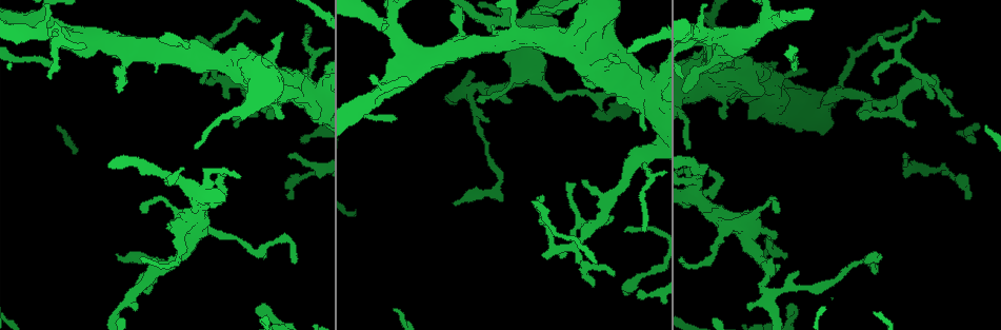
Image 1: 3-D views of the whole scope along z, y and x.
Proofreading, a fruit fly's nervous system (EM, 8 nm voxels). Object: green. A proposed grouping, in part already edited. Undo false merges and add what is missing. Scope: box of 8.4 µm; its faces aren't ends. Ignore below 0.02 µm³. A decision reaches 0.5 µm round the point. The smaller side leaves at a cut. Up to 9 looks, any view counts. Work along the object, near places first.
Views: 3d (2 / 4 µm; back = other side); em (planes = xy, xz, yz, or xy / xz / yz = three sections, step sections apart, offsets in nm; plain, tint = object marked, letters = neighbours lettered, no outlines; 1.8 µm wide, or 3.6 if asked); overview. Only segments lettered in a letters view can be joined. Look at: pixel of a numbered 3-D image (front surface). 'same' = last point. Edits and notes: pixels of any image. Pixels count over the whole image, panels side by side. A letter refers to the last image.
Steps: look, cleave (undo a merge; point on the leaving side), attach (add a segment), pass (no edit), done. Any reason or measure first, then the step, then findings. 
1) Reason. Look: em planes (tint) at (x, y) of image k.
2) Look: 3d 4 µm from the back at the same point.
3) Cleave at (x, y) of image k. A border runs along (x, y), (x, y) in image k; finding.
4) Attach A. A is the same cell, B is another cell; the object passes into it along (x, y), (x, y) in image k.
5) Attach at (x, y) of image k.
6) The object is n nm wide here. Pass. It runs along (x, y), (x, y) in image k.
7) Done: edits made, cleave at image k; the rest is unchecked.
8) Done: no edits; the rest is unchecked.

Tapers out. Look: 3d 4 µm at (259, 22) of image 1.

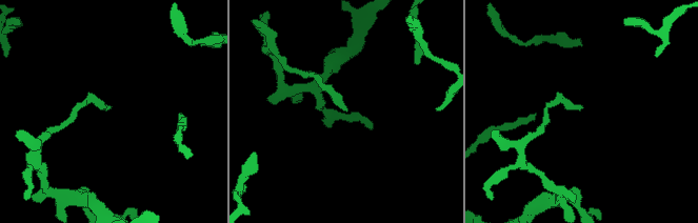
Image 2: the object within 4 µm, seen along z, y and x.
Now the EM. Look: em xy step 16 (letters) at (345, 109) of image 2.

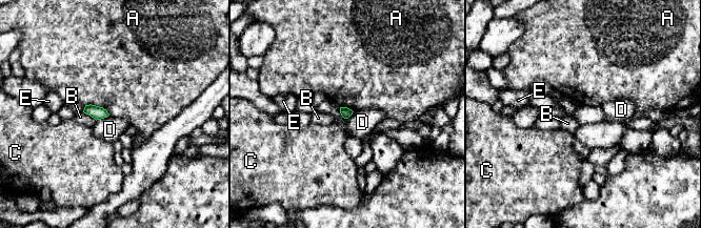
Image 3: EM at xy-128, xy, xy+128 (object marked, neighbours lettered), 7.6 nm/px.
Another direction. Look: em planes (letters) at the same point.

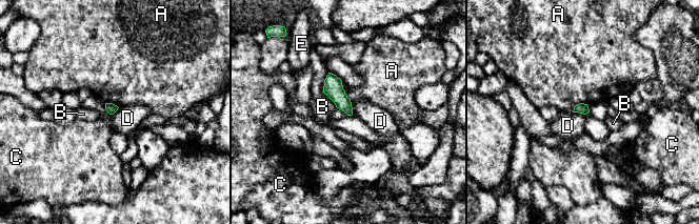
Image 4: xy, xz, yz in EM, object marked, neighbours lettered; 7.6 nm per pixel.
Pass. A, B, C, D and E are other cells; a border runs along (573, 112), (585, 115) in image 4; none of them fits.

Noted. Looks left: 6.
Tapers out. Look: em yz step 8 (letters) at (971, 193) of image 1.

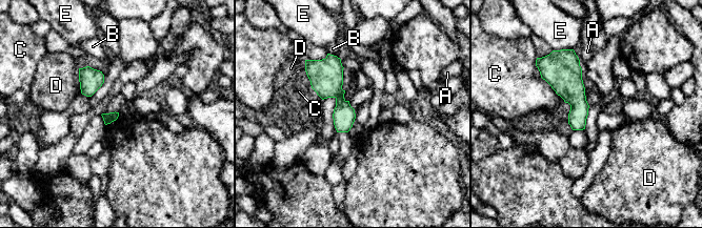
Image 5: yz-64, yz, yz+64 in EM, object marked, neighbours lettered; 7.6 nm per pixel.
Pass. A, B, C, D and E are other cells; a border runs along (78, 68), (78, 81), (81, 92) in image 5; no lettered segment goes on from it.

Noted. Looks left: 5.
An open end. Look: em planes (letters) at (259, 307) of image 1.

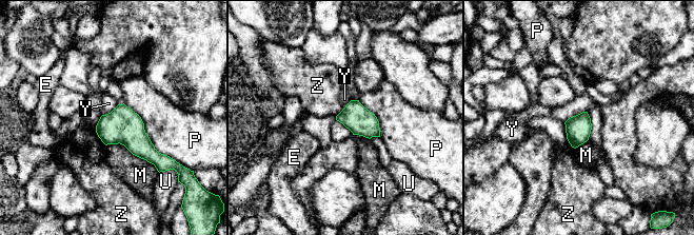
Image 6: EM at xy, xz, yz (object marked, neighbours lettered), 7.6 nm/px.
The longest contact is with P, 550 nm. Pass. E, M, P, U, Y and Z are other cells; a border runs along (587, 111), (571, 116), (564, 122) in image 6; no lettered segment goes on from it.

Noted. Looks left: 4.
Calibre changes. Look: em planes (letters) at (638, 85) of image 1.

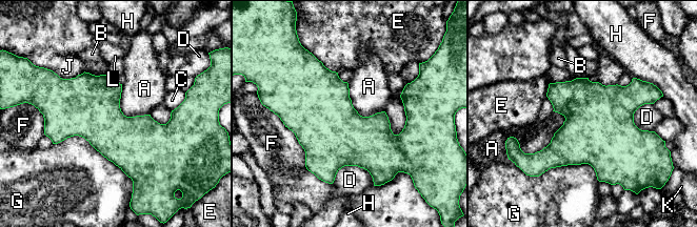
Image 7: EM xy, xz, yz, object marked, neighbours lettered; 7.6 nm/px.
Pass. A, B, C, D, E, F, G, H, J, K and L are other cells; a border runs along (563, 115), (545, 146), (520, 149) in image 7; continuous, no second cell.

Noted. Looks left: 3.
Done: no edits; the rest is unchecked.

